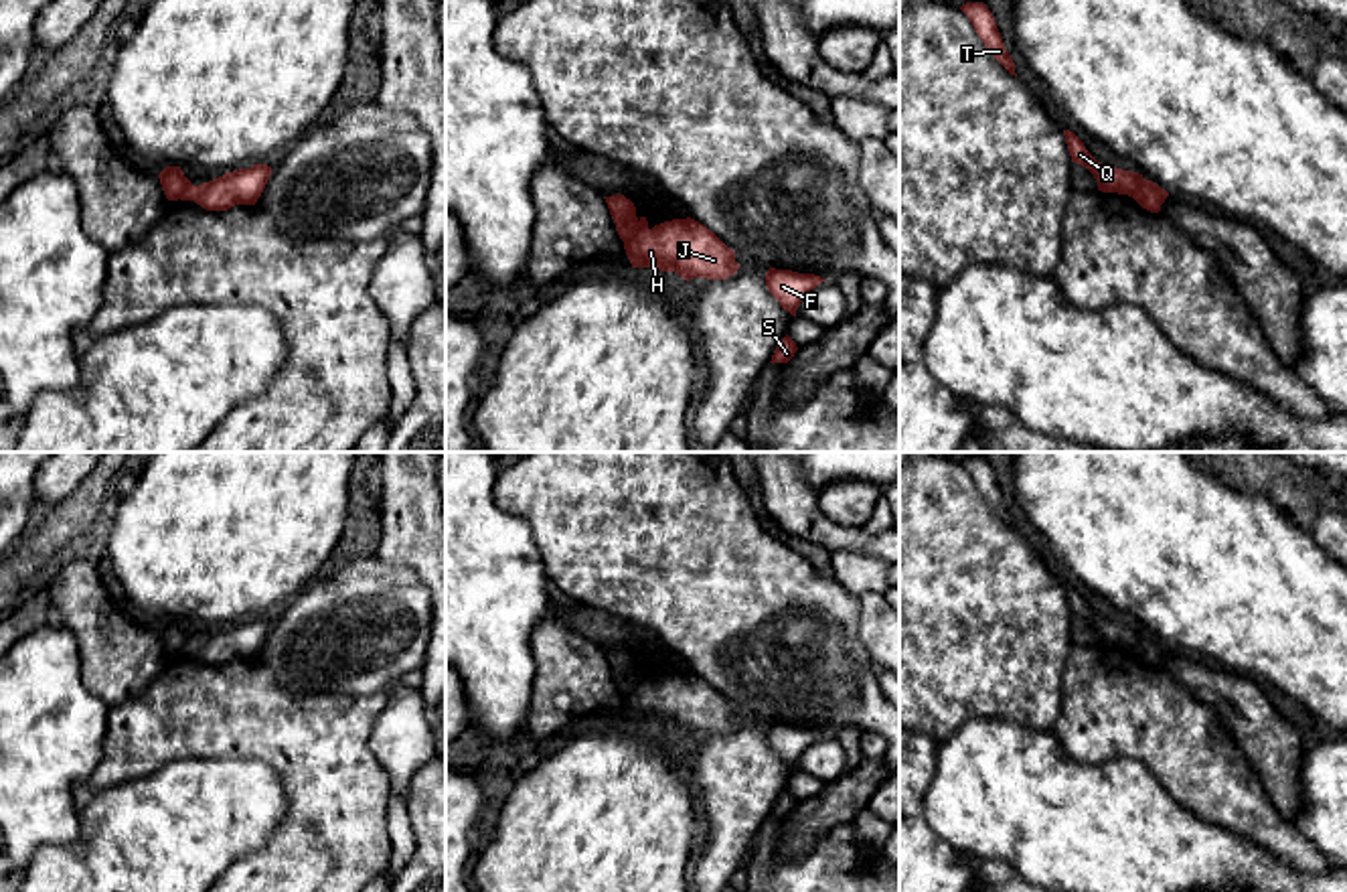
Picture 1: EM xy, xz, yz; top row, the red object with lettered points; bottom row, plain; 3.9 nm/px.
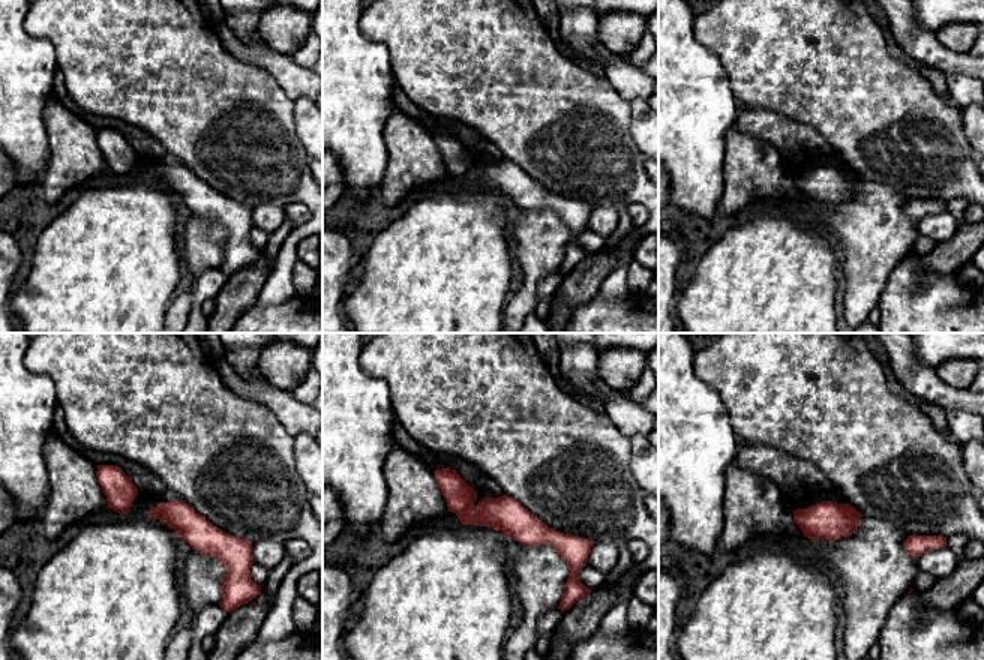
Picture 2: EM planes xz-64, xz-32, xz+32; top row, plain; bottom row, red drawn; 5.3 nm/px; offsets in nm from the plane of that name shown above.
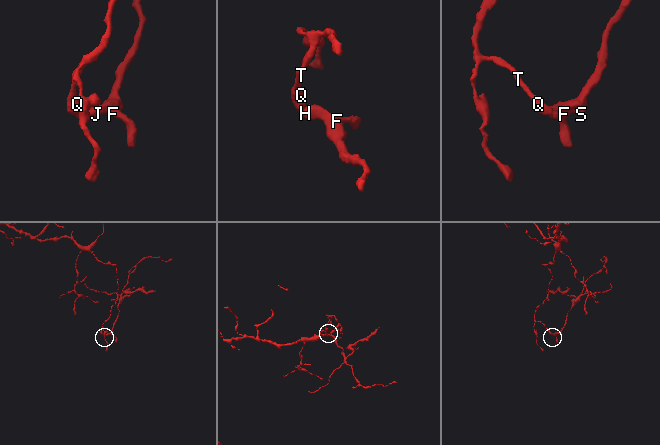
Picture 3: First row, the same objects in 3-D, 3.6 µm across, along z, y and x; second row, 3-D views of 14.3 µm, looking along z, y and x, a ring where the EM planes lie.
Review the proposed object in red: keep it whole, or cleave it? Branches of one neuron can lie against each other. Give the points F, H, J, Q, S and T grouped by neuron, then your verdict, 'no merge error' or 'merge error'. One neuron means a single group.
groups F H J S / Q T; merge error

